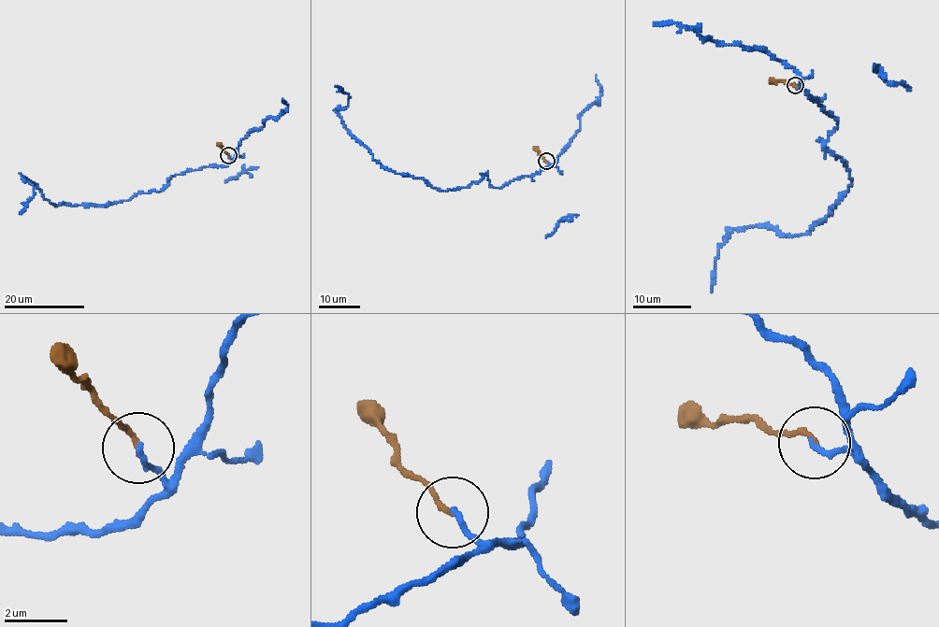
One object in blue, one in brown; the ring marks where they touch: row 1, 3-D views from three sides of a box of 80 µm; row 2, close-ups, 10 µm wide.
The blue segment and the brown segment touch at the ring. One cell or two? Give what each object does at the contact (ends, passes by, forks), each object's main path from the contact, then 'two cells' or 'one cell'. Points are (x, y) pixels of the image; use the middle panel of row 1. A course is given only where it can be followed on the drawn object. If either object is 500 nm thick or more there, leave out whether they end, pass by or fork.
blue ends there; brown ends there; blue runs (546, 161), (501, 187), (486, 175), (466, 188), (434, 189), (372, 157), (339, 114), (349, 95), (336, 85); brown runs (546, 161), (534, 148); one cell

